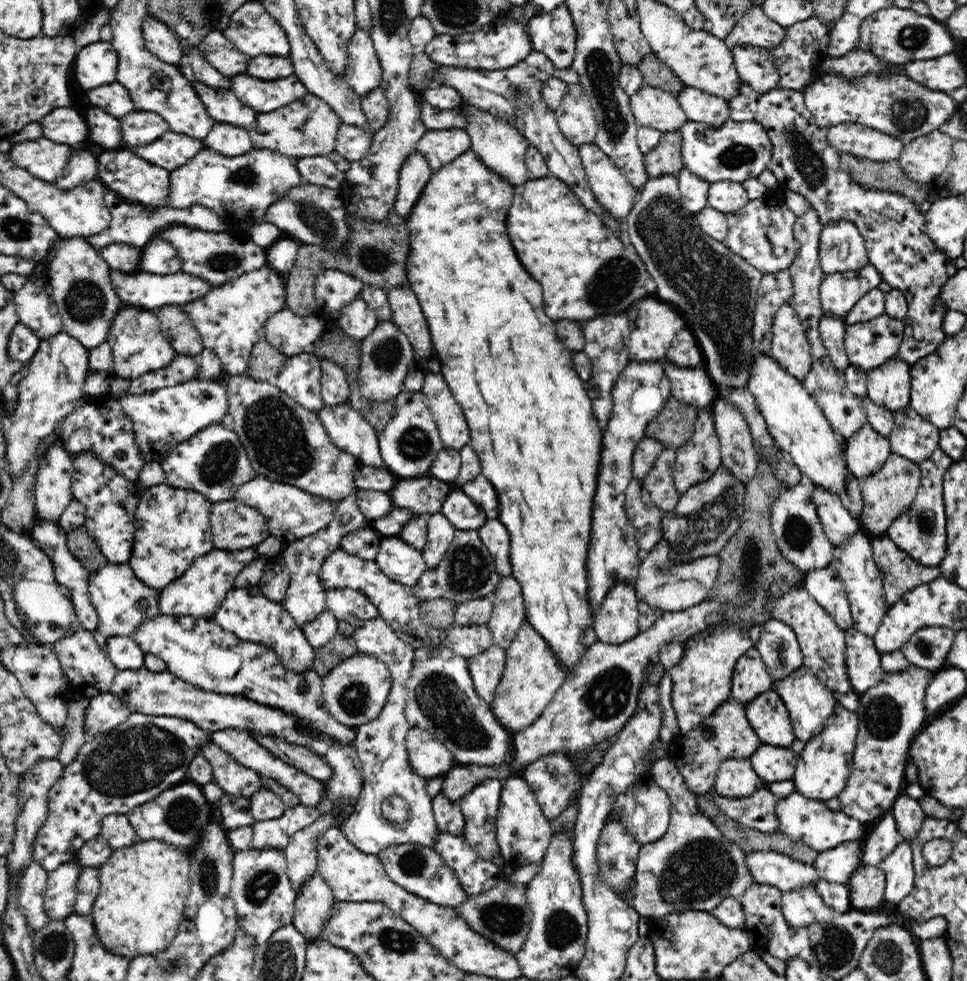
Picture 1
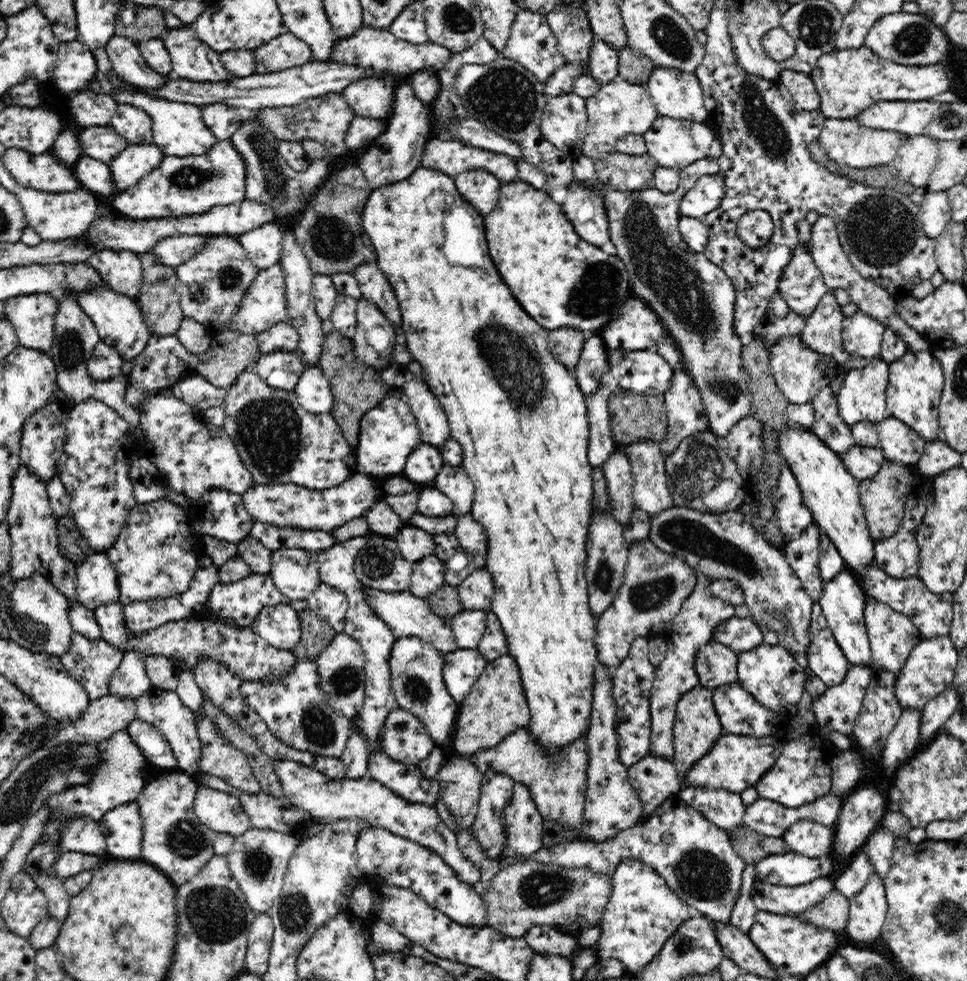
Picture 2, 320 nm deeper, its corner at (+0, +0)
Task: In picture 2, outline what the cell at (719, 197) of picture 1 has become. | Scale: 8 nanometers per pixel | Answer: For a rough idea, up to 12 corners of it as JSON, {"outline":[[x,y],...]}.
{"outline":[[702,174],[681,199],[681,216],[701,219],[725,196],[724,179]]}

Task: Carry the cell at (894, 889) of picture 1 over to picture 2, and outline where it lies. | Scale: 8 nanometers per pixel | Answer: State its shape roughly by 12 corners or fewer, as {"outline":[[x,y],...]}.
{"outline":[[876,873],[849,899],[844,931],[870,947],[886,918],[884,883]]}

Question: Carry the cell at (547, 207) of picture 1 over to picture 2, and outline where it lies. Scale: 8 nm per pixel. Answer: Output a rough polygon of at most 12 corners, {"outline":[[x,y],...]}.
{"outline":[[501,183],[484,217],[514,298],[599,333],[632,294],[547,192]]}

